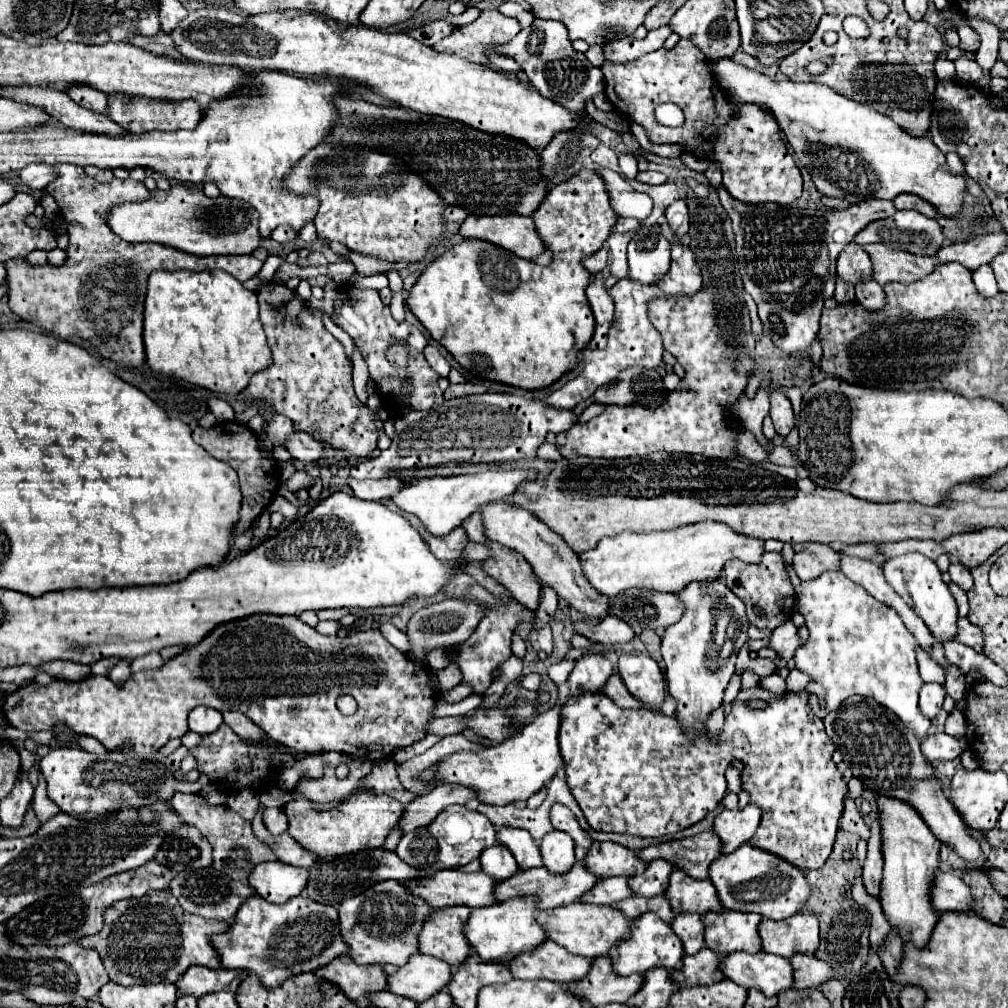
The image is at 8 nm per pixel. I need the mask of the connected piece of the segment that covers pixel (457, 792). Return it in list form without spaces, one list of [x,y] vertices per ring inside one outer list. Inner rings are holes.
[[[437,784],[433,790],[429,790],[423,796],[417,796],[413,802],[405,806],[403,816],[399,820],[399,828],[405,834],[429,826],[443,808],[451,804],[465,804],[471,798],[475,798],[475,794],[465,786]]]

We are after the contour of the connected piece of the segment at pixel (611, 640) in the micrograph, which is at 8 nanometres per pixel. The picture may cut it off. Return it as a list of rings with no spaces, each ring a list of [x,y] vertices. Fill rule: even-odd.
[[[607,616],[601,622],[589,622],[589,620],[573,622],[573,628],[577,634],[589,638],[591,642],[601,644],[625,644],[635,636],[631,626],[615,616]]]

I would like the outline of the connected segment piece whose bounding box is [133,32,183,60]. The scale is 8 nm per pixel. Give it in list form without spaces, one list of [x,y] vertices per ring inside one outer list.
[[[159,32],[157,36],[137,36],[133,40],[135,46],[147,50],[147,52],[155,52],[157,56],[169,56],[169,58],[175,58],[175,60],[183,60],[183,56],[179,56],[179,52],[173,48],[173,40],[169,36],[165,36],[163,32]]]

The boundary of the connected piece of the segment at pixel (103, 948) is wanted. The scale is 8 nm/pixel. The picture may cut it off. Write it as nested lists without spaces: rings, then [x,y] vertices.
[[[169,890],[147,892],[137,900],[119,900],[105,908],[103,922],[105,926],[99,934],[81,938],[79,944],[83,948],[95,948],[109,978],[121,986],[151,982],[175,984],[175,980],[193,964],[219,968],[221,960],[217,952],[213,952],[209,938],[229,928],[223,920],[205,920],[203,916],[185,912]]]

